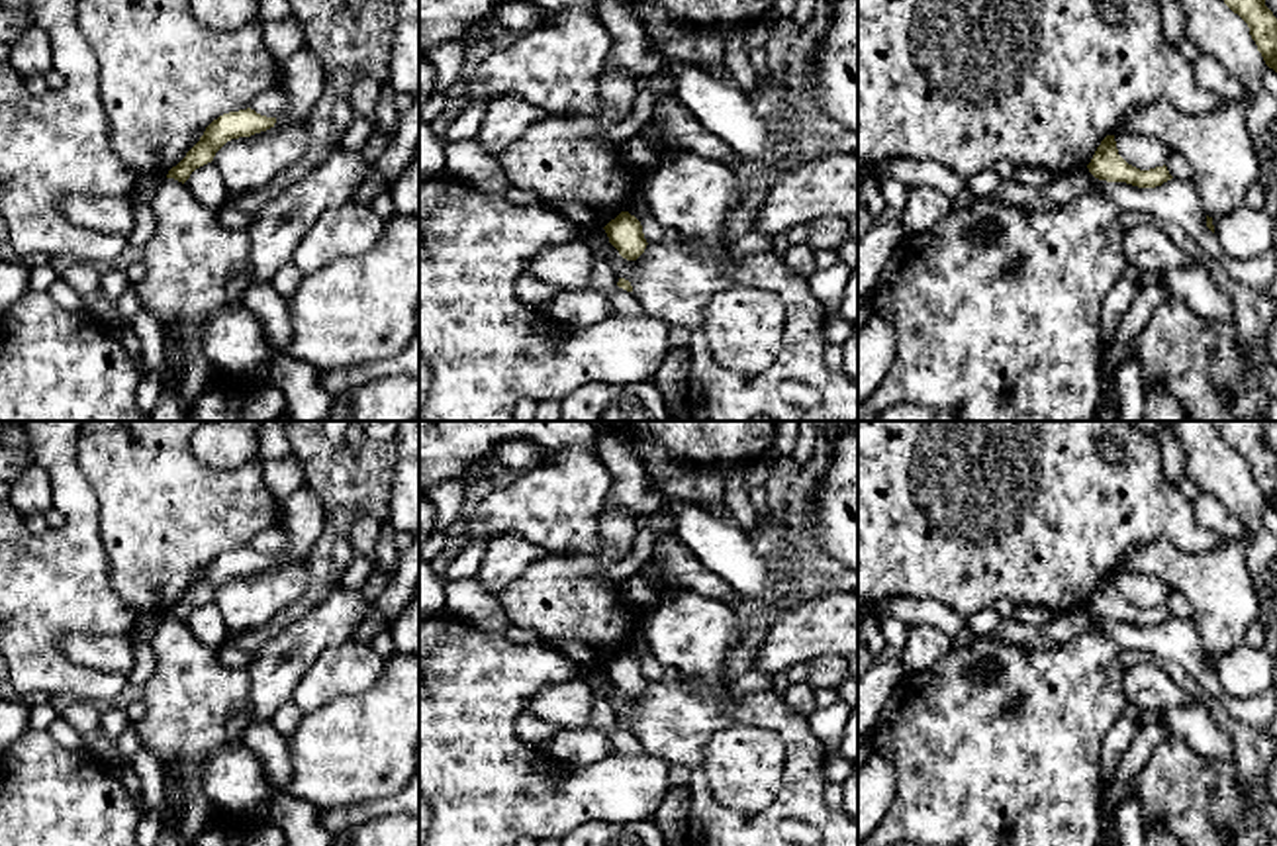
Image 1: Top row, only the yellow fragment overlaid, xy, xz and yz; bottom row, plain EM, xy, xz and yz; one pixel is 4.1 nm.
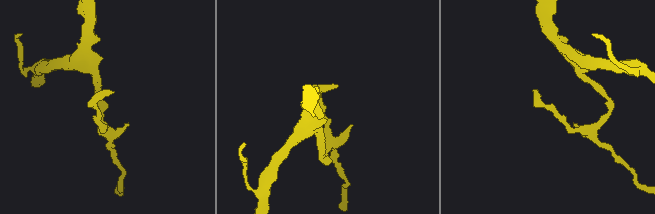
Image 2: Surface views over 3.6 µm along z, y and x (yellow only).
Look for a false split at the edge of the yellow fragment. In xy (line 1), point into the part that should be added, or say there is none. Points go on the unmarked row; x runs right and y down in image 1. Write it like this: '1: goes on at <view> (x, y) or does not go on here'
1: does not go on here

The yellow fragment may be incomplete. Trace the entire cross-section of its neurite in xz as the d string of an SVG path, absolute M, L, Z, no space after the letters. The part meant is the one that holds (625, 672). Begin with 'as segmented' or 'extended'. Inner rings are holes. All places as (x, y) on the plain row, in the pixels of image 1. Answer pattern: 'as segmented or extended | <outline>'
as segmented | M621 650L603 668L609 676L609 682L627 699L637 699L648 683L640 660L629 650Z

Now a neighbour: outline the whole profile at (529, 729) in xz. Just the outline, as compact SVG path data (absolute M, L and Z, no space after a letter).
M527 707L515 721L515 734L521 742L544 748L558 732L564 728L558 725L550 725L543 719L539 719L533 711Z

